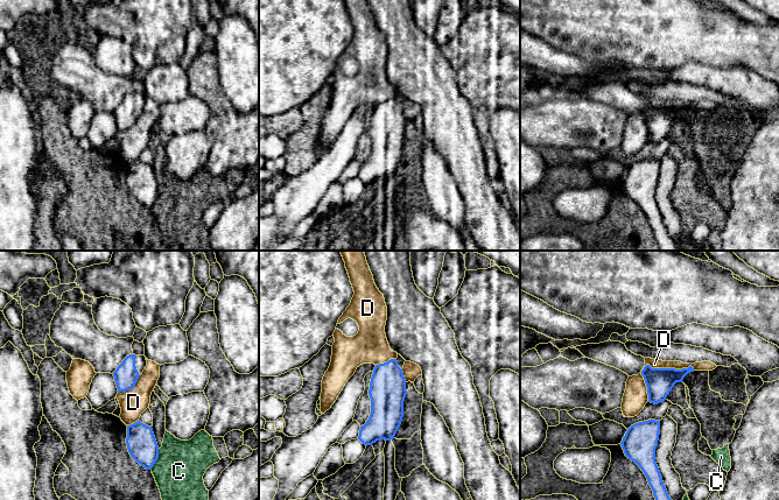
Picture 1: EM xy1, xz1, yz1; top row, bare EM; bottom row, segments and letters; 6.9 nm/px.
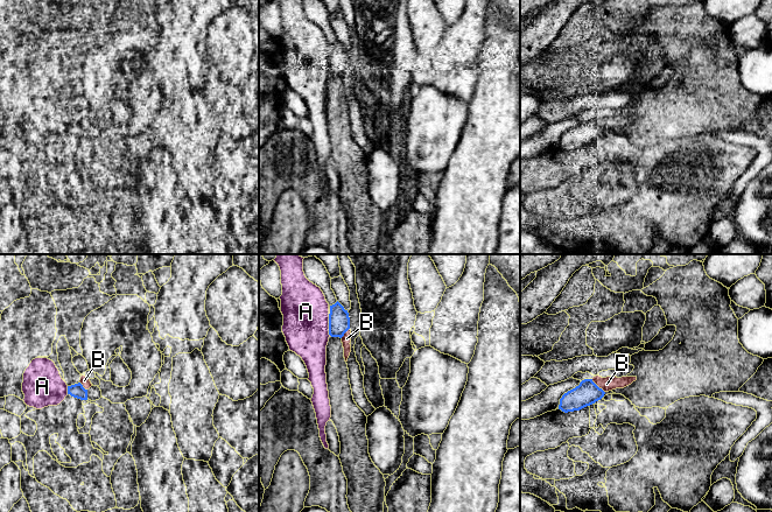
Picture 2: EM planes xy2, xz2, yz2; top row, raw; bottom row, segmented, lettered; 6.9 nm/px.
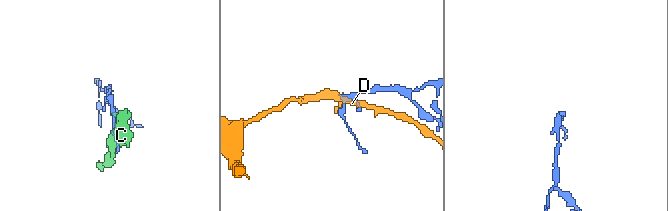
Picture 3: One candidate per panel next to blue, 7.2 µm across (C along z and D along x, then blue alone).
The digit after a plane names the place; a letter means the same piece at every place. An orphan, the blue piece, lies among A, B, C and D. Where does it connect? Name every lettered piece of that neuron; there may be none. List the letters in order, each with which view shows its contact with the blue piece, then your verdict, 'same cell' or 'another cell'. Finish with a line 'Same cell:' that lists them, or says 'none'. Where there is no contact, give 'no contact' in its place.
A: xz2 | another cell
B: yz2 | another cell
C: xy1 | another cell
D: yz1 | another cell
Same cell: none

